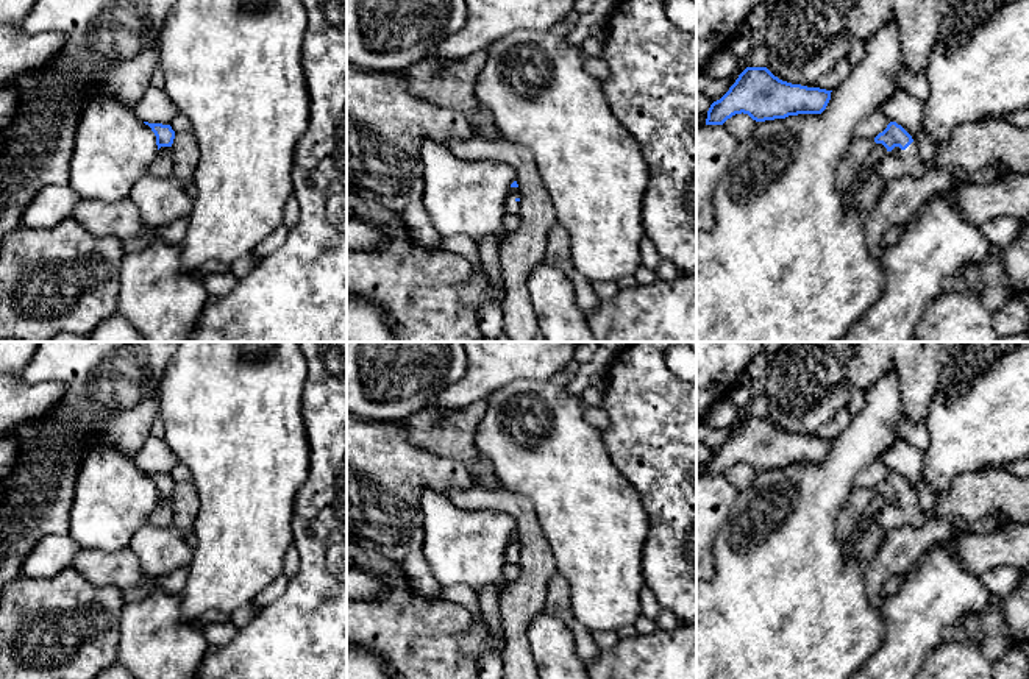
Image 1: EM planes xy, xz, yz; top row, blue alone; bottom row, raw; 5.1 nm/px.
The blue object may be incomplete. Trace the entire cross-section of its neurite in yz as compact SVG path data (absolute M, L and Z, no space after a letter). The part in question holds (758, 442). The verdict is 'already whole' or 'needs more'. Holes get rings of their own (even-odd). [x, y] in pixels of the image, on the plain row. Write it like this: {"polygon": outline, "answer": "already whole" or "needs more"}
{"polygon": "M746 417L729 440L710 454L706 475L723 475L742 462L756 471L821 464L831 450L831 442L782 431L767 417Z", "answer": "already whole"}

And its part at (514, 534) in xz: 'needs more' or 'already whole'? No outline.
needs more

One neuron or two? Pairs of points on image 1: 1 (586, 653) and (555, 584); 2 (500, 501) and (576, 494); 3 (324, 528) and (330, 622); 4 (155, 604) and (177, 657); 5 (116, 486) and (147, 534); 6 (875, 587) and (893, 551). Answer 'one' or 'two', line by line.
1: one
2: two
3: one
4: one
5: two
6: one

